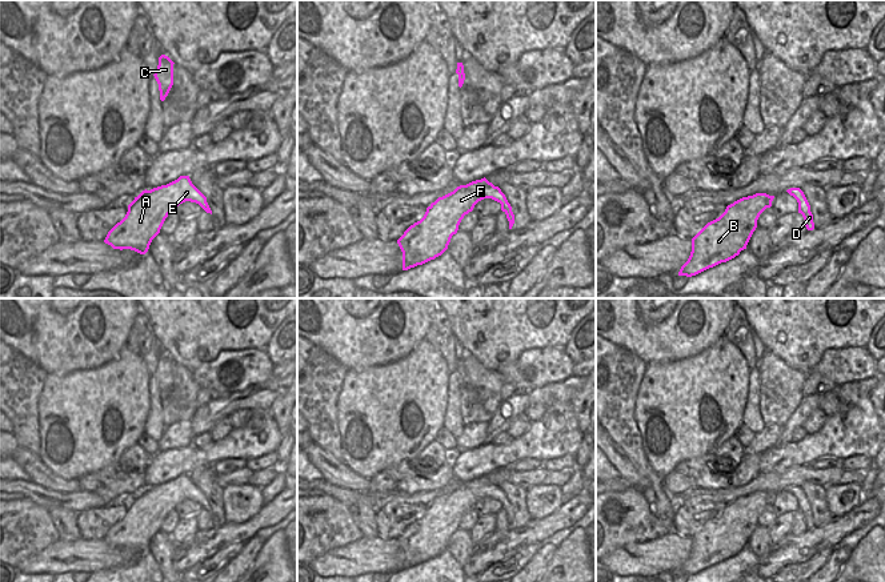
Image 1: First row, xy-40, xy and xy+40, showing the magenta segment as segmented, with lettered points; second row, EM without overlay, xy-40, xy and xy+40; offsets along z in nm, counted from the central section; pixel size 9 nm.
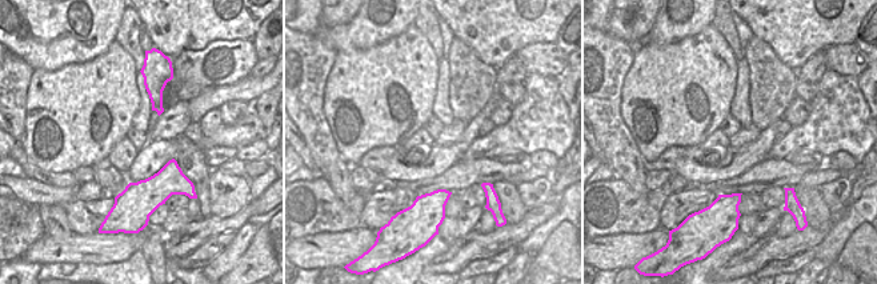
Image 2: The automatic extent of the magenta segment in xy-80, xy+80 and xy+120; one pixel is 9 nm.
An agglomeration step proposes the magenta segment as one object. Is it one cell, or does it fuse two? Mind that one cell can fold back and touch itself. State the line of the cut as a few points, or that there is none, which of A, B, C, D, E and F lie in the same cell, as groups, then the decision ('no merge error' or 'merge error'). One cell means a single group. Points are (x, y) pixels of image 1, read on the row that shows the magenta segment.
no cut | A B C D E F | no merge error

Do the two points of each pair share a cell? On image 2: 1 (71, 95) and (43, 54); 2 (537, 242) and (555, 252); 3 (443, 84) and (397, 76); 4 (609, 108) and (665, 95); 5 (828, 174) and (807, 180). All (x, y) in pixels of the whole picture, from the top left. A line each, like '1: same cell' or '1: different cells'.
1: different cells
2: different cells
3: different cells
4: different cells
5: same cell

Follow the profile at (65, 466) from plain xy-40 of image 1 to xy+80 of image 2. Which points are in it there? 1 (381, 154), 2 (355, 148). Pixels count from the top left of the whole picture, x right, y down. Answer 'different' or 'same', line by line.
1: different
2: same

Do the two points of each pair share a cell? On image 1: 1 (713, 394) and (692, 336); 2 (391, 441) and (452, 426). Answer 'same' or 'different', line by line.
1: different
2: different

